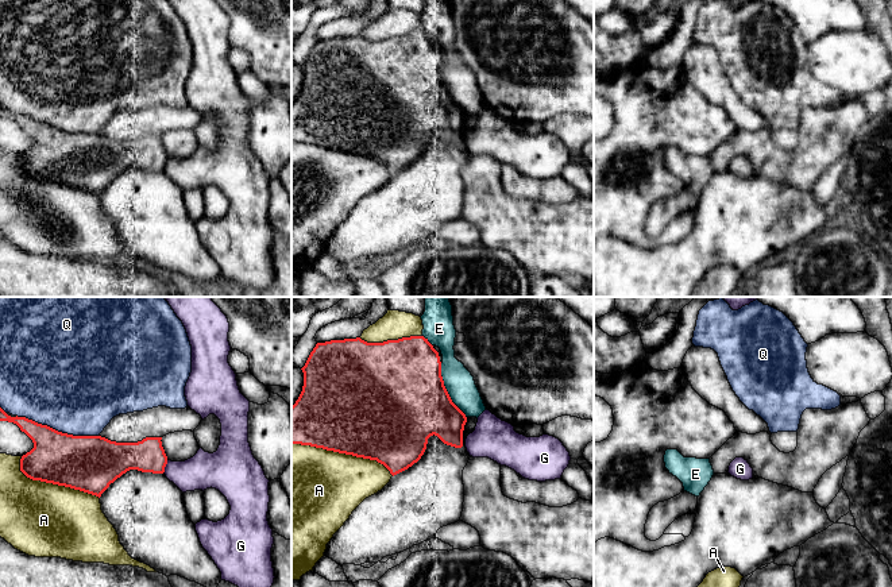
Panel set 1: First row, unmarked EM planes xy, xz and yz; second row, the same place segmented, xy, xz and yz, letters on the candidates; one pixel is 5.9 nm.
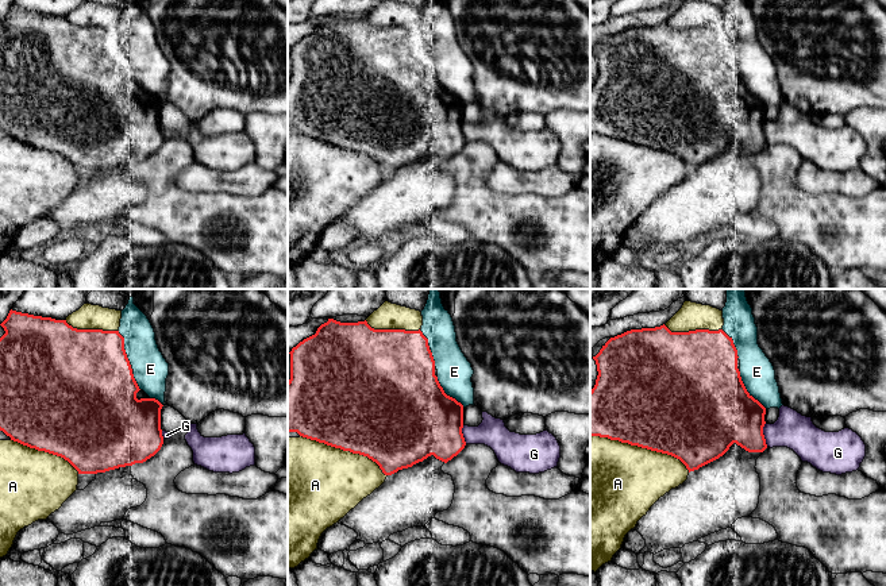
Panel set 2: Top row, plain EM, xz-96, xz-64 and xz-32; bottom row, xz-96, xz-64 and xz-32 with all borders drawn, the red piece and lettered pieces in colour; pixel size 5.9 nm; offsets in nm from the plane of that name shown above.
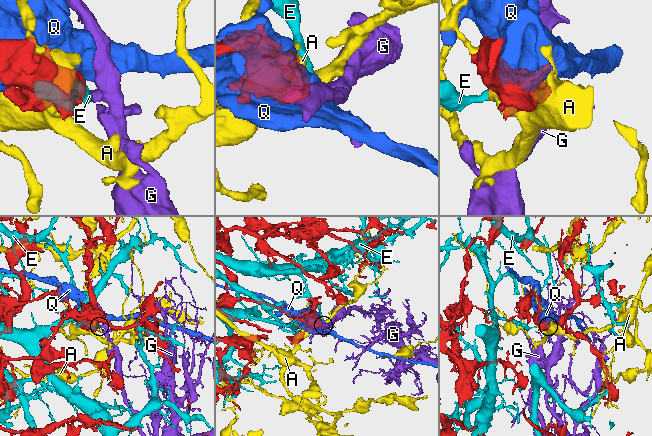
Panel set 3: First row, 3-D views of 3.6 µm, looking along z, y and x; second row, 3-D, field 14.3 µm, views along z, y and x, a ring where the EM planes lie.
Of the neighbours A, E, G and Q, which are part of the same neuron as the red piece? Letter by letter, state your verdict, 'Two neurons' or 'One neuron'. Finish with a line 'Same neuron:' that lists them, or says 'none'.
A: Two neurons
E: Two neurons
G: Two neurons
Q: Two neurons
Same neuron: none

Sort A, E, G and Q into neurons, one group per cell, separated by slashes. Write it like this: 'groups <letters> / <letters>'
groups A / E / G / Q

